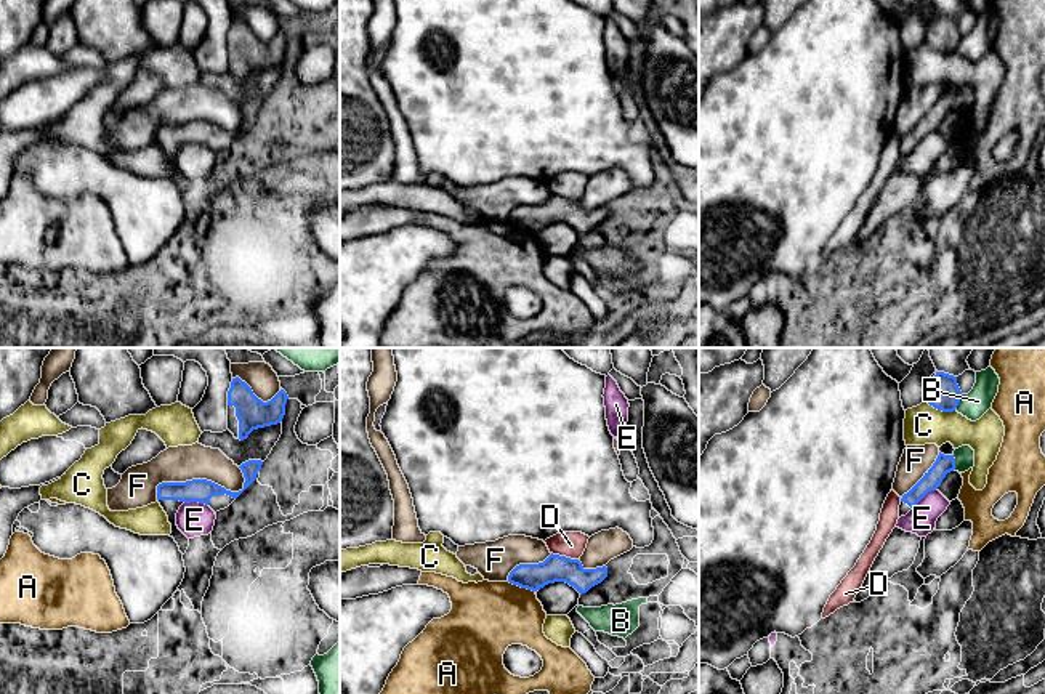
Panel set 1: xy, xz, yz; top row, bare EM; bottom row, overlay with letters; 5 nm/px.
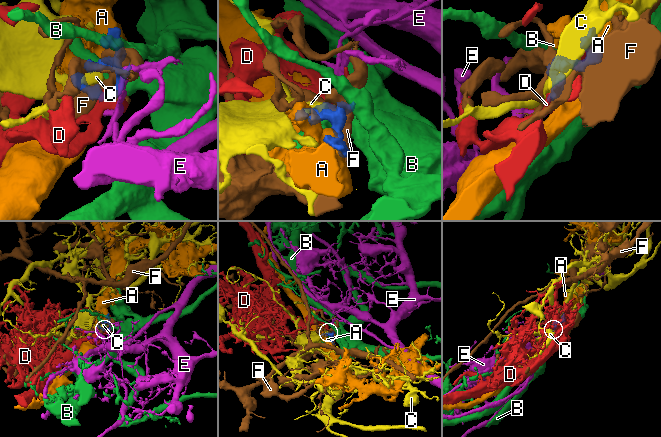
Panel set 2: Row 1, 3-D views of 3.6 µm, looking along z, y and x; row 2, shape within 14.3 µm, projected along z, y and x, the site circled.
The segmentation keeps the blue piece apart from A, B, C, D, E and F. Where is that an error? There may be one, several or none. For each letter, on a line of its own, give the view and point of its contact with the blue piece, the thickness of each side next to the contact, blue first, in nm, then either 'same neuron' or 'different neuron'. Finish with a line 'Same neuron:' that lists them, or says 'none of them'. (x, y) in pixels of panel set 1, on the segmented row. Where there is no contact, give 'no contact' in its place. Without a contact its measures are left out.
A: xz (521, 587) | 140/360 nm | different neuron
B: yz (959, 401) | 160/140 nm | different neuron
C: yz (940, 409) | 160/190 nm | different neuron
D: xz (564, 556) | 140/130 nm | different neuron
E: yz (923, 496) | 100/150 nm | different neuron
F: xy (197, 480) | 120/180 nm | different neuron
Same neuron: none of them

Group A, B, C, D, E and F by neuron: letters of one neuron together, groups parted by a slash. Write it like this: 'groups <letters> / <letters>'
groups A / B / C / D / E / F

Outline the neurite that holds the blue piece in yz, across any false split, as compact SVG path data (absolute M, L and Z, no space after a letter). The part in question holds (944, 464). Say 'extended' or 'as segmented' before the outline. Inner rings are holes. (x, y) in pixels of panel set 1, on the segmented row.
extended; M939 452L933 466L925 476L901 498L899 518L906 516L928 492L936 490L947 473L955 470L954 455L944 455Z

